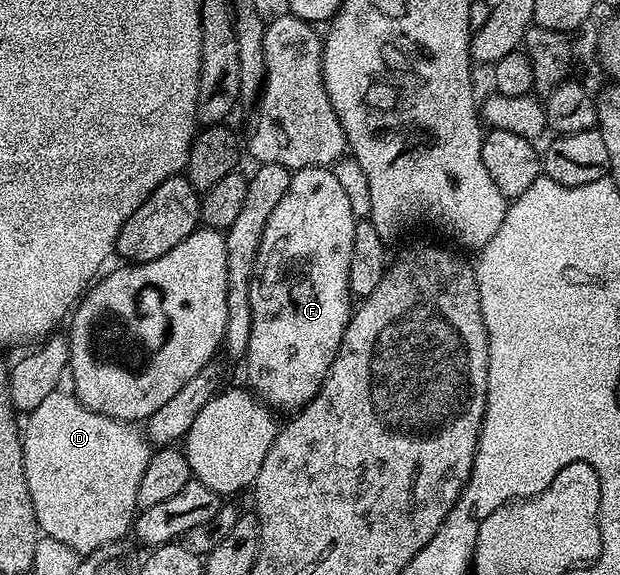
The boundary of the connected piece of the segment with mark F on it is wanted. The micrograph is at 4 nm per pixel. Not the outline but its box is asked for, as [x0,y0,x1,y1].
[246,167,357,413]

